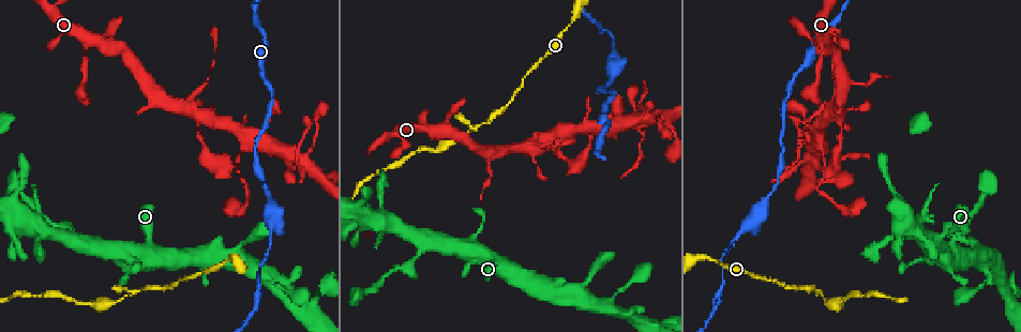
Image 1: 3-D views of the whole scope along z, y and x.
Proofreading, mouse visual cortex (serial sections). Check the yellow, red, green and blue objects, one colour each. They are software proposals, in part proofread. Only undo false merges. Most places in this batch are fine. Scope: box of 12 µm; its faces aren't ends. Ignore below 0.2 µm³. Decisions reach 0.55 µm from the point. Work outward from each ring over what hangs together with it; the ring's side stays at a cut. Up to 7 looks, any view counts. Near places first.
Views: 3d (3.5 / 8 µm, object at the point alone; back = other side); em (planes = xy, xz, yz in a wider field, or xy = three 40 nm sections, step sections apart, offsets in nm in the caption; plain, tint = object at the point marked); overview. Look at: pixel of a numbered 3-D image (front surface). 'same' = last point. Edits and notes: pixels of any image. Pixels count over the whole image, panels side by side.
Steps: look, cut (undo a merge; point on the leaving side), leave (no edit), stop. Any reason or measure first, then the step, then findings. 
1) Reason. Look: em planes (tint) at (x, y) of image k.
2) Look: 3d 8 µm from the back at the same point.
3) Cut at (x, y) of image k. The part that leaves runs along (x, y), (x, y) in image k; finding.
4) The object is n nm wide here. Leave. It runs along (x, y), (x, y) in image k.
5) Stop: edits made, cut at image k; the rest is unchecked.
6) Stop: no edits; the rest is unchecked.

Small branch off a trunk. Look: 3d 8 µm at (192, 109) of image 1.

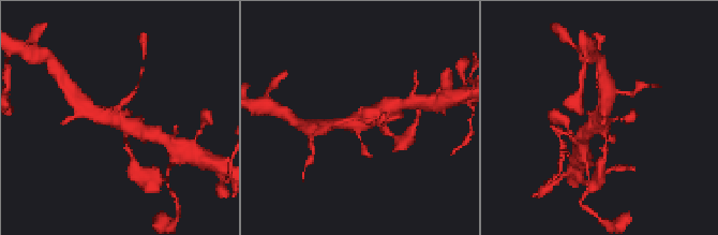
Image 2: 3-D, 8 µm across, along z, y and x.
Look: em xy step 1 (tint) at (598, 123) of image 2.

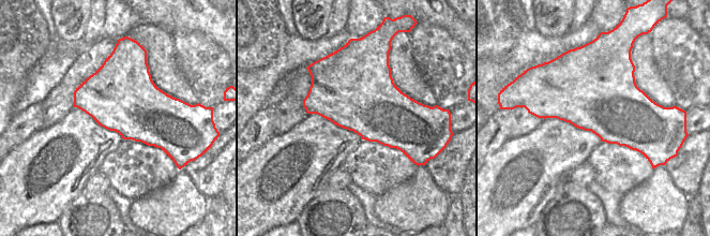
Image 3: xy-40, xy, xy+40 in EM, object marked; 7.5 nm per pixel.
Leave. It runs along (331, 125), (349, 123), (386, 106) in image 2; all the same cell.

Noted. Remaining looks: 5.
Calibre changes. Look: 3d 3.5 µm at (595, 127) of image 1.

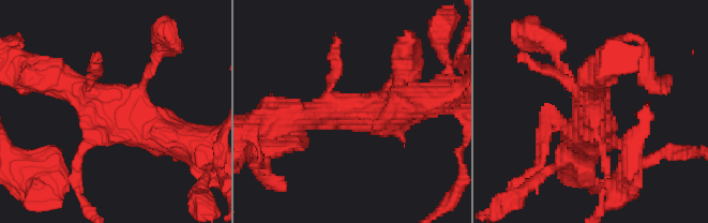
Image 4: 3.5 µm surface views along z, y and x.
Look: em xy step 2 (tint) at (590, 114) of image 4.

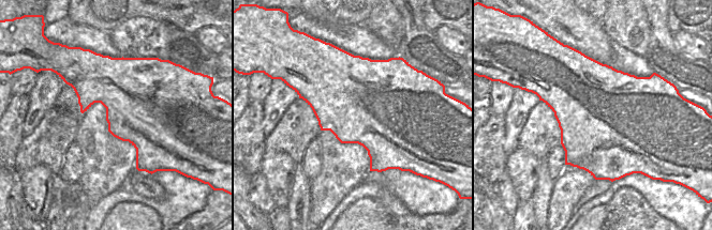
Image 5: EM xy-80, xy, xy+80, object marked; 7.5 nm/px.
Leave. It runs along (47, 76), (142, 129), (175, 135) in image 4; continuous, no second cell.

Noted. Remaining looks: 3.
Sudden change in width. Look: 3d 3.5 µm at (743, 229) of image 1.

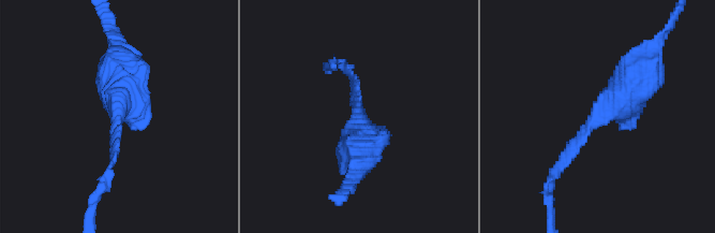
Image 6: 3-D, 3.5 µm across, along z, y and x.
The arms are 100, 600 nm wide. Look: em xy step 5 (tint) at (603, 111) of image 6.

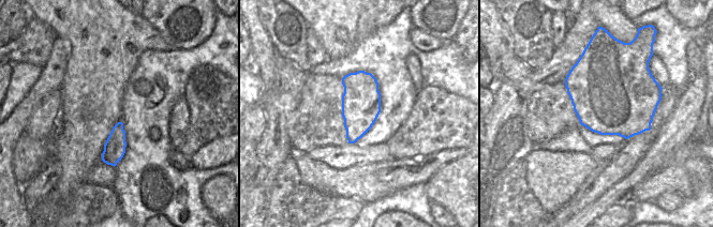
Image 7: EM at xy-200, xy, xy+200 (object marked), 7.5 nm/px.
Leave. It runs along (650, 54), (559, 166) in image 6; continuous, no second cell.

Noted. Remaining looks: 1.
Stop: no edits; the rest is unchecked.

